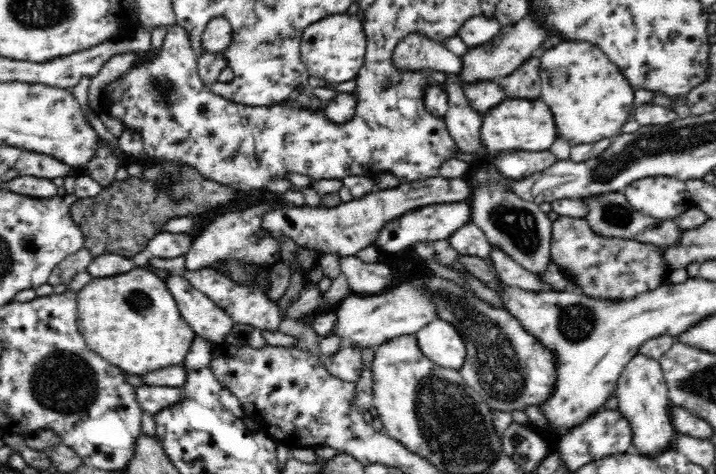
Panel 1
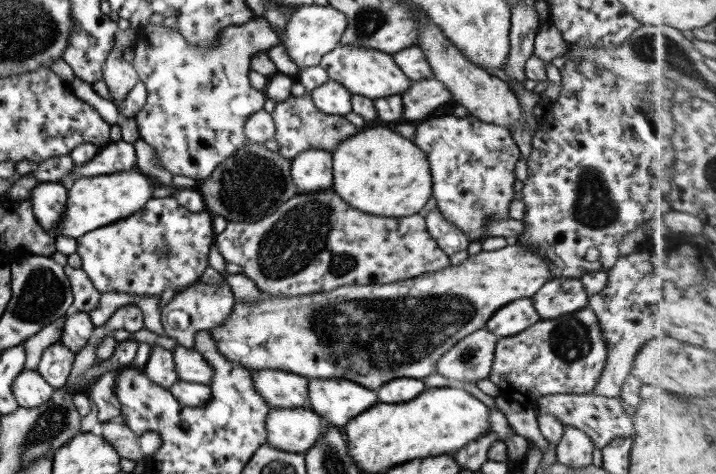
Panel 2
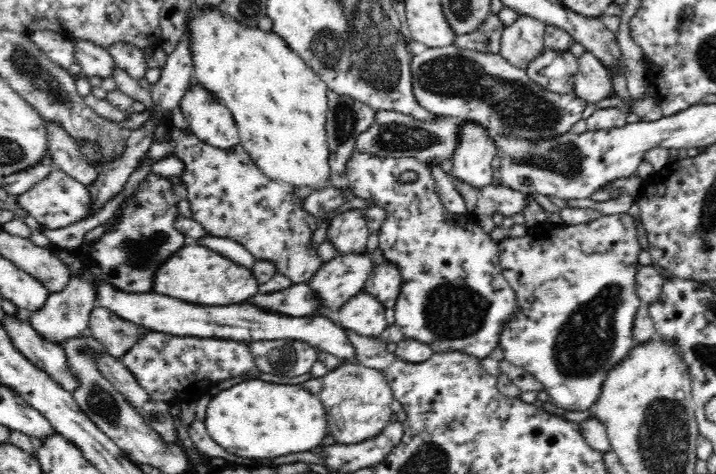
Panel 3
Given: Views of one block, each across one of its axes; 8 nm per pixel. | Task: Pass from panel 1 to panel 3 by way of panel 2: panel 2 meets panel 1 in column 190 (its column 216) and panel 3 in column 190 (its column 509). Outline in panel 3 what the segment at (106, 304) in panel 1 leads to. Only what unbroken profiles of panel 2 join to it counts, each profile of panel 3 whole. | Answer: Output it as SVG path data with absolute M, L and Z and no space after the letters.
M194 241L186 244L185 248L170 260L166 260L166 264L158 270L156 276L158 276L154 278L156 292L196 304L208 304L208 306L214 304L226 306L231 305L232 302L244 303L258 292L260 285L251 269L250 261L244 265L236 263L216 250Z

